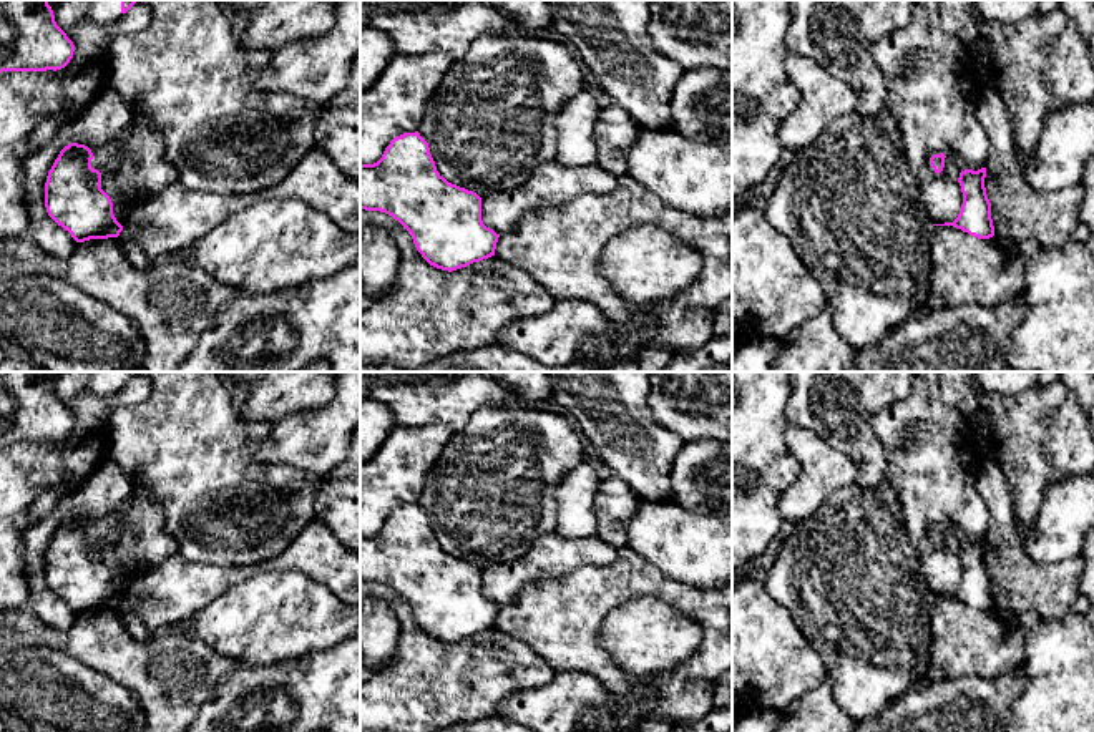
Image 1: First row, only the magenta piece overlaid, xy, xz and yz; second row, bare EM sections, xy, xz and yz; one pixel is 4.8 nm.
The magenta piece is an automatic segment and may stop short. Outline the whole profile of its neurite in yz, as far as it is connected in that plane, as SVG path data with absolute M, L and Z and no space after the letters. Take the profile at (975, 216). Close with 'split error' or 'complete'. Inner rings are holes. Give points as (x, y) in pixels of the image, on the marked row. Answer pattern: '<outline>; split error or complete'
M986 168L978 171L965 169L960 173L958 183L963 193L963 204L958 217L953 222L933 226L953 226L974 236L978 239L989 239L994 236L991 219L991 203L984 188Z; complete

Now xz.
M418 131L393 138L377 163L360 164L360 209L380 211L398 221L412 236L422 257L437 269L452 272L495 256L500 234L483 224L481 198L448 183L437 171L428 143Z; complete

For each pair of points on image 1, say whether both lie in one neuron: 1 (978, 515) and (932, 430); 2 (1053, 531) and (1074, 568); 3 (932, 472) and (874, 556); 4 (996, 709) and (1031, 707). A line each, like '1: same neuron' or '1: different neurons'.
1: same neuron
2: different neurons
3: different neurons
4: different neurons

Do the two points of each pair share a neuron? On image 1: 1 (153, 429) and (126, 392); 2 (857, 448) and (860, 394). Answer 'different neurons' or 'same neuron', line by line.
1: different neurons
2: same neuron

